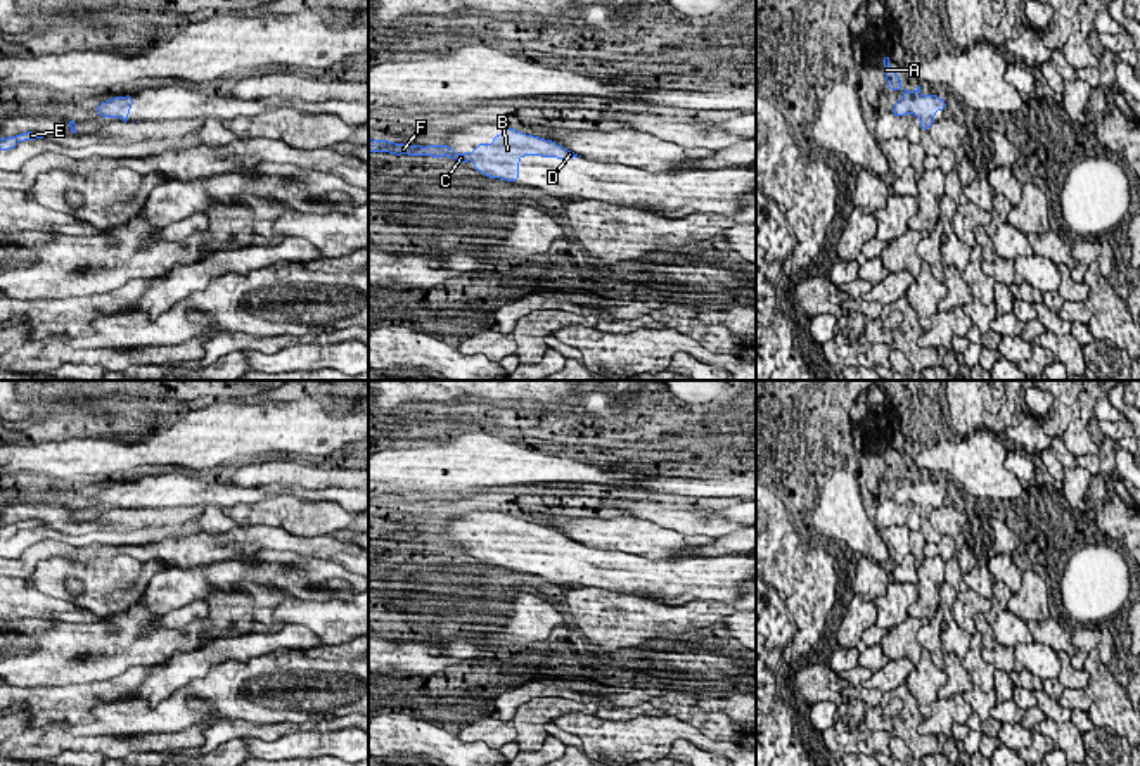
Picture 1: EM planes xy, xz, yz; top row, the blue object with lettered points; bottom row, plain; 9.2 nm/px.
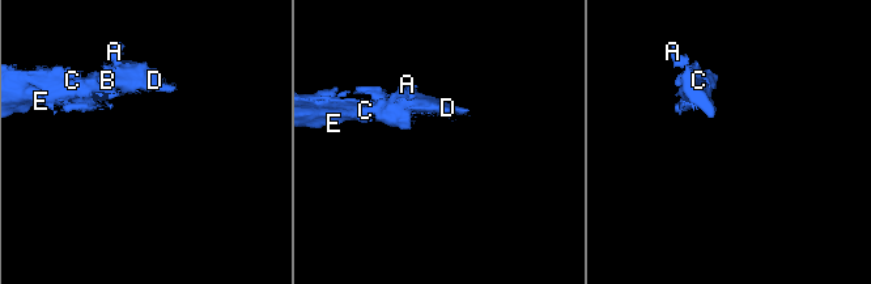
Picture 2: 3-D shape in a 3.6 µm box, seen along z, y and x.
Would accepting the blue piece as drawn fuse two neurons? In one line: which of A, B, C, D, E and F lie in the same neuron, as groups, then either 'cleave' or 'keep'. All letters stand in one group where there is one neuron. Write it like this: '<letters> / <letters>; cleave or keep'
A B C D E F; keep

